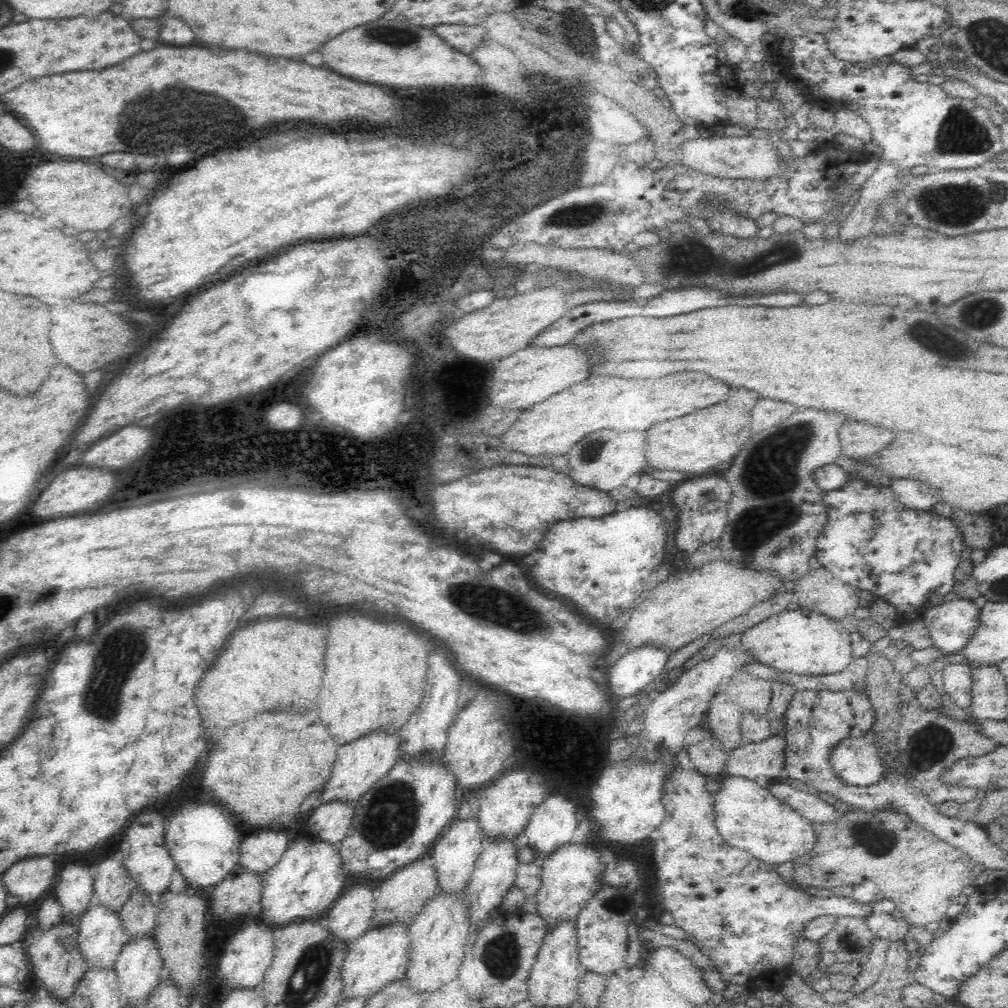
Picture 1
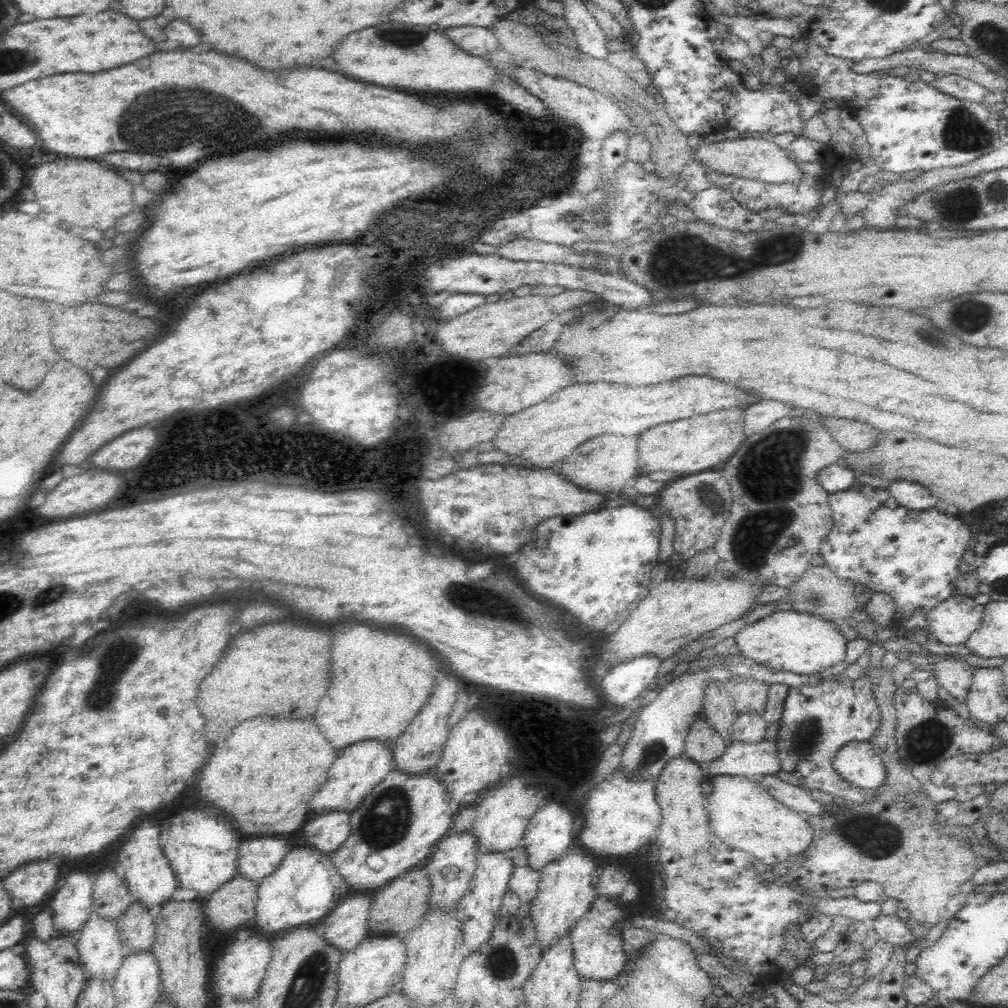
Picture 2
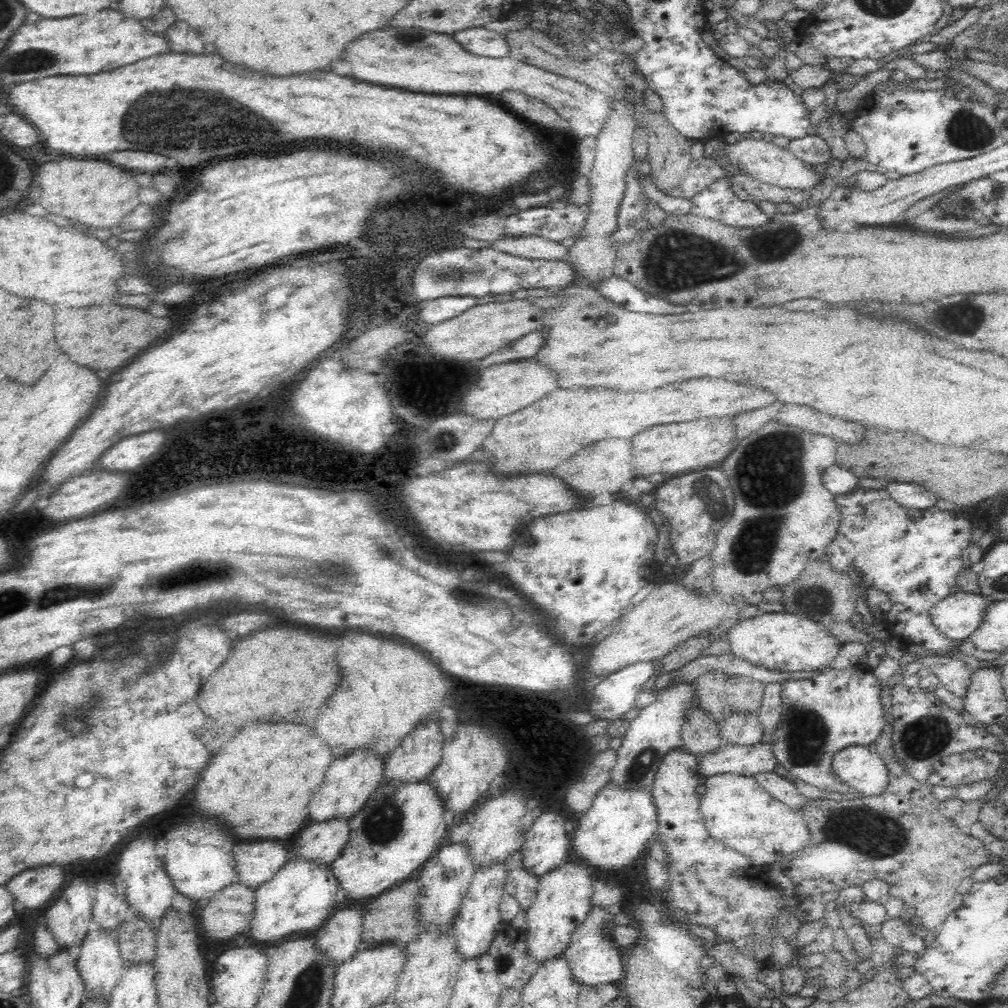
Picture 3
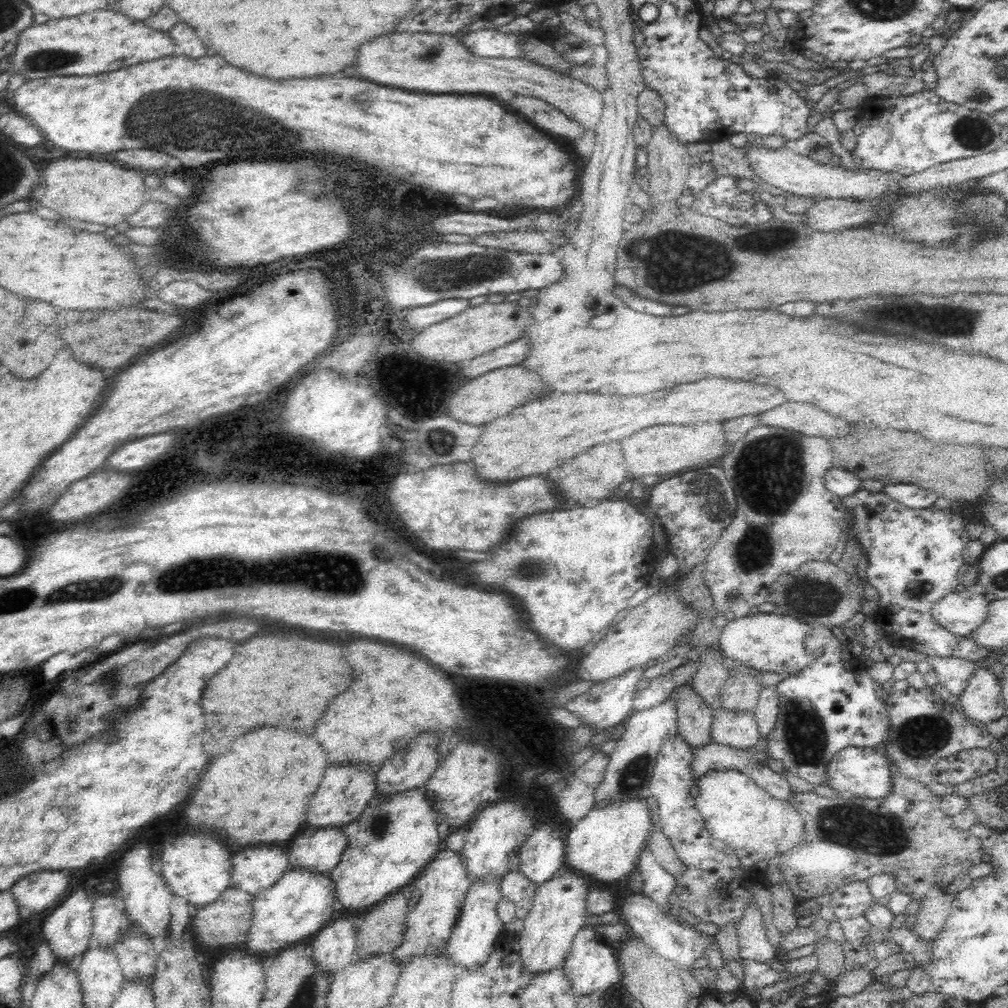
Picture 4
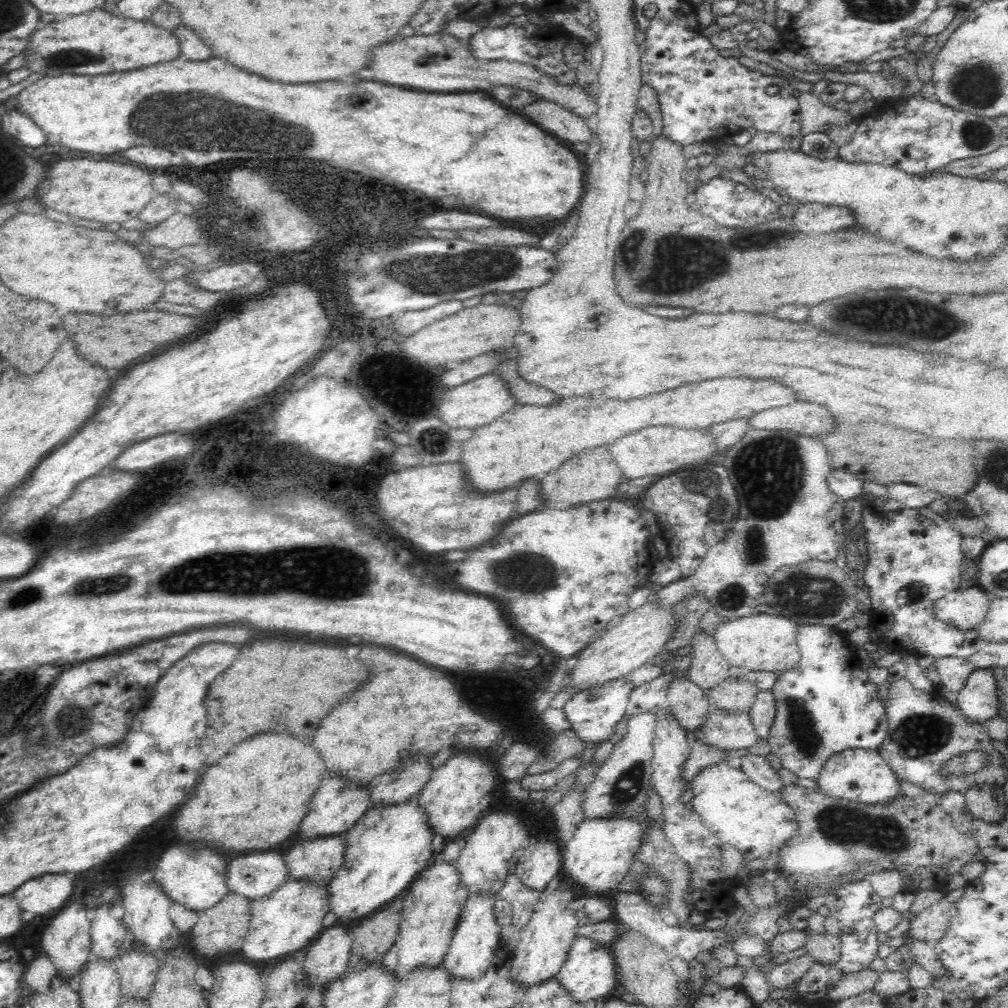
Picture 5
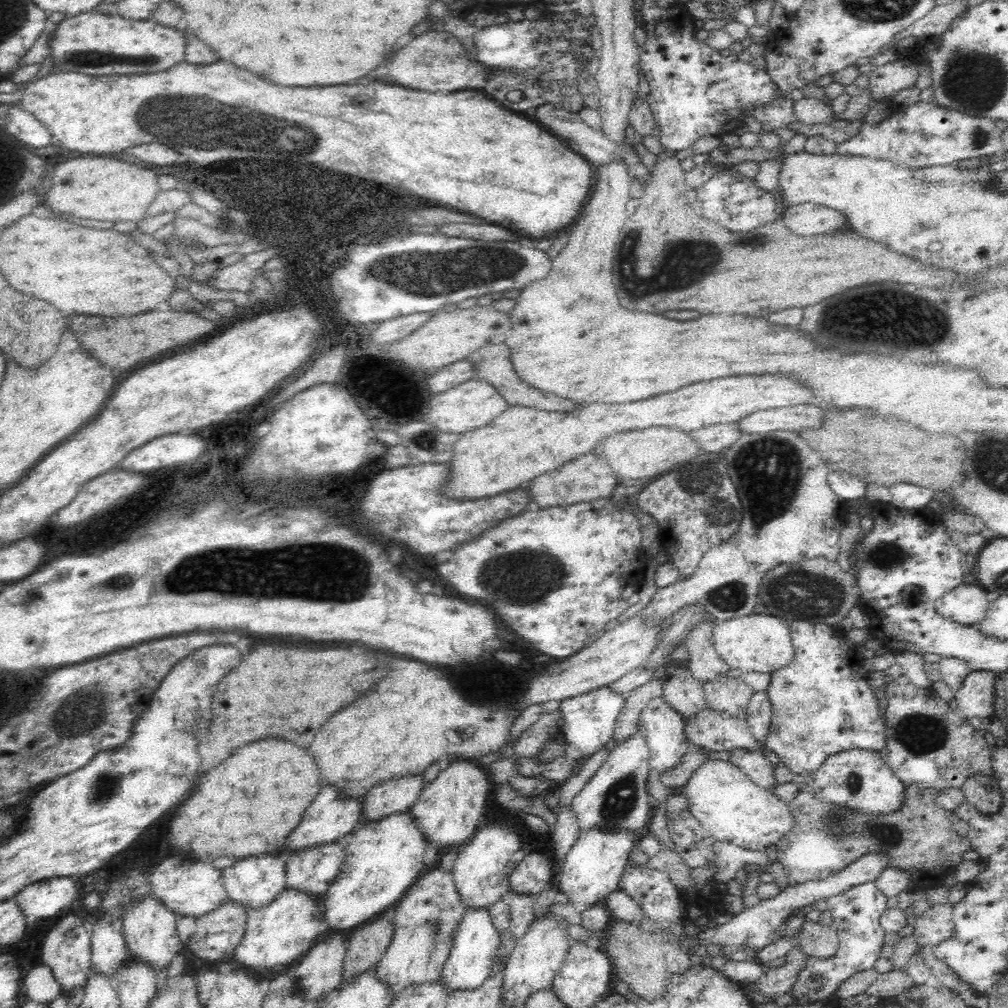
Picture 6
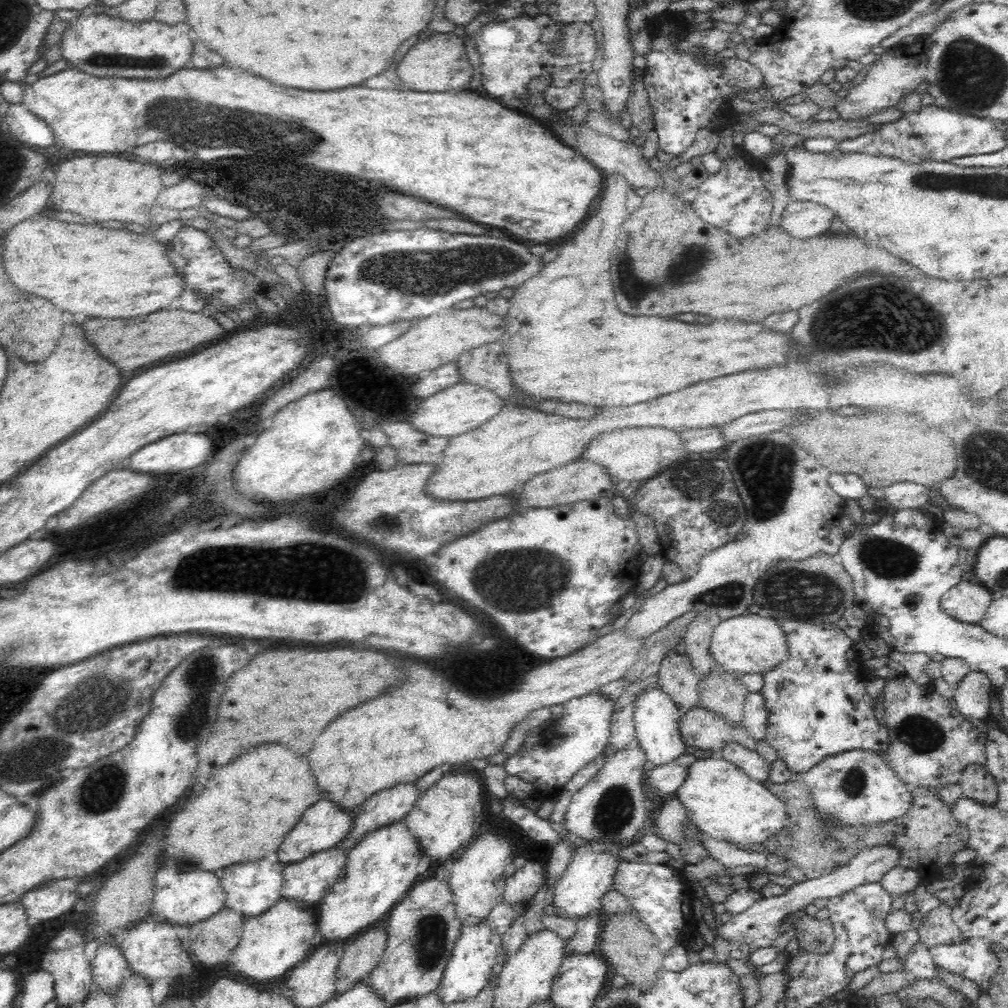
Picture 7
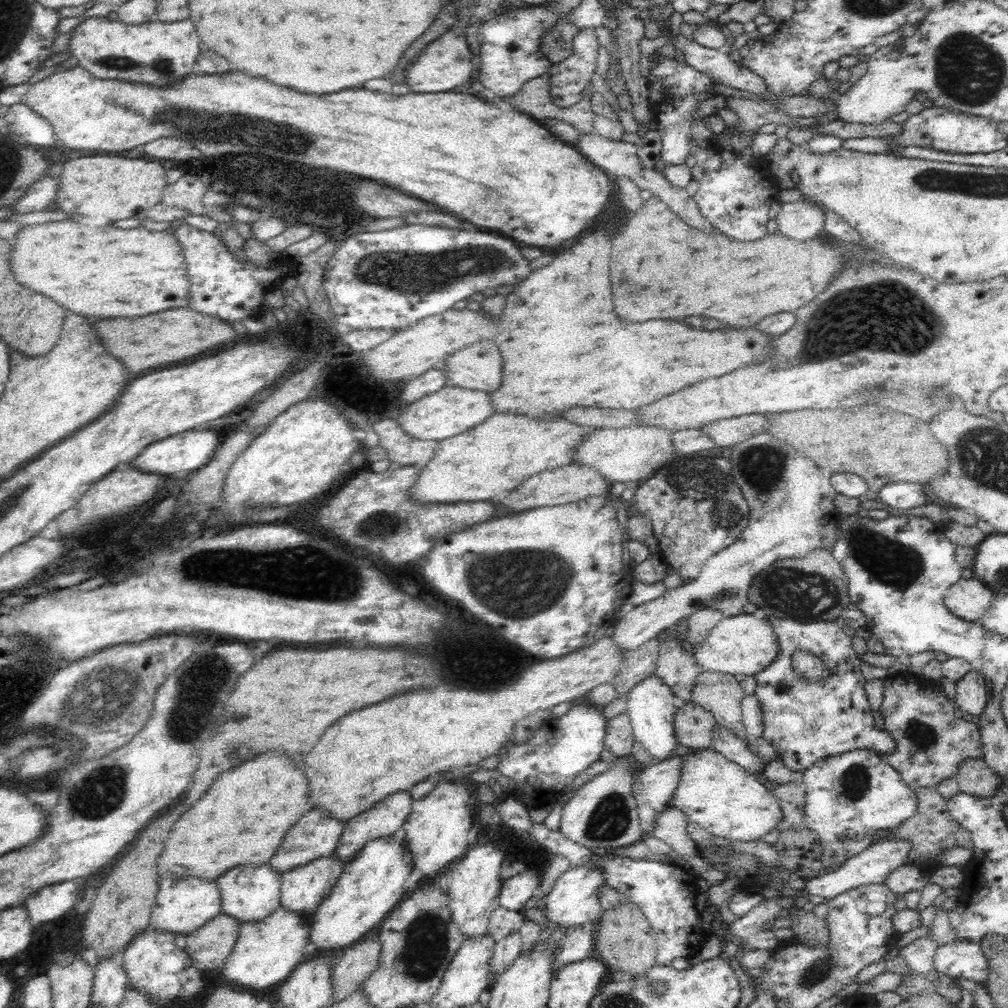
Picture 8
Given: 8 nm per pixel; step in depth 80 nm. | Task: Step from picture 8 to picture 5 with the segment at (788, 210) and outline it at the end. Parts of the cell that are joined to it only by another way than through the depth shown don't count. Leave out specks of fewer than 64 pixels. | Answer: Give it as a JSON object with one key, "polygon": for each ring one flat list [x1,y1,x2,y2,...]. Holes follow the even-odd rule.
{"polygon":[[804,203,790,217,790,223,806,234,833,233,854,224,854,213,848,207,820,203]]}

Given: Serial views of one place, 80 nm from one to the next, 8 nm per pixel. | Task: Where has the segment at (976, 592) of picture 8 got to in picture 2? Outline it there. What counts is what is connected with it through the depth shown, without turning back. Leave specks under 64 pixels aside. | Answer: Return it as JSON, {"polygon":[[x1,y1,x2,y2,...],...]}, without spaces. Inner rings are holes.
{"polygon":[[953,594,927,612,927,626,944,645,960,645,979,628,985,611,979,597]]}

